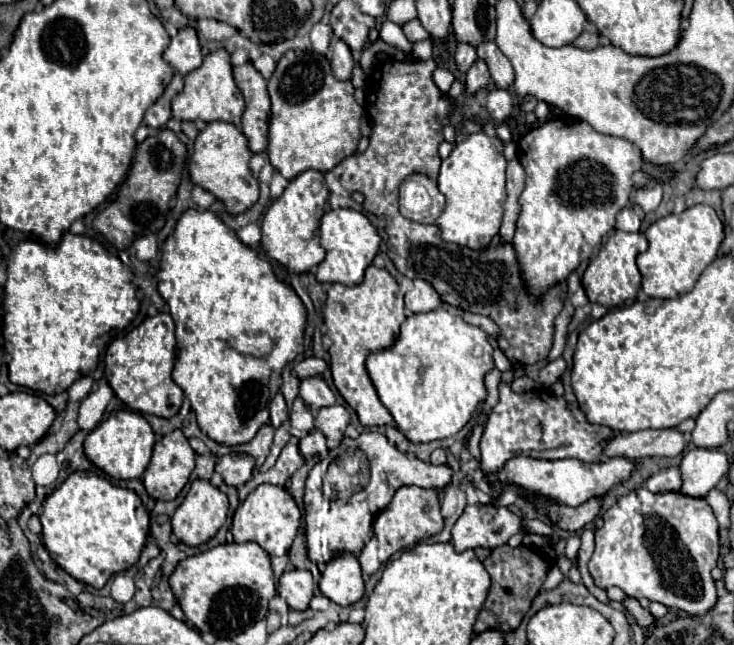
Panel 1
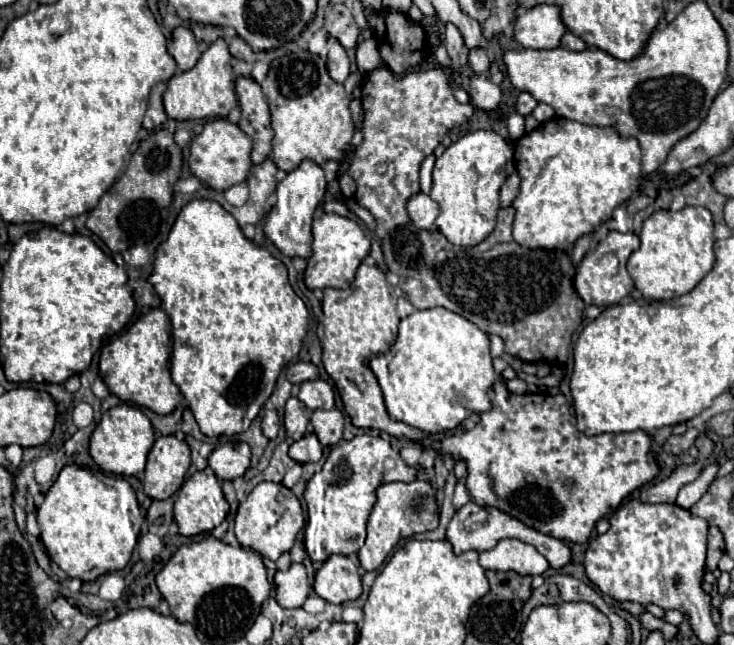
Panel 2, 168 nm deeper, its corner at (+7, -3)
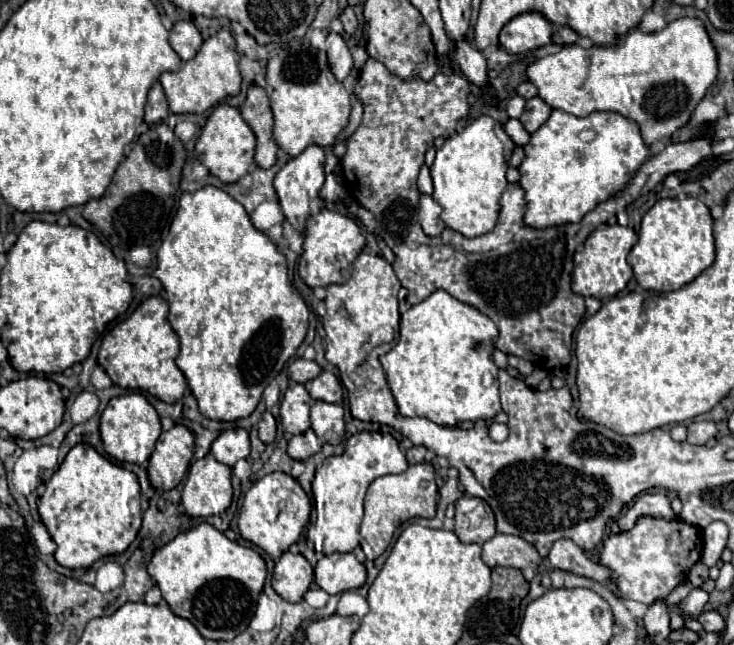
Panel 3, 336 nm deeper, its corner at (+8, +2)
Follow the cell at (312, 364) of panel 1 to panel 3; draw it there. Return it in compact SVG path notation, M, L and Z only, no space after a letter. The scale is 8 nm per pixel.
M295 359L289 365L289 379L297 381L297 383L307 383L315 377L321 375L321 367L315 361L307 361L307 359Z

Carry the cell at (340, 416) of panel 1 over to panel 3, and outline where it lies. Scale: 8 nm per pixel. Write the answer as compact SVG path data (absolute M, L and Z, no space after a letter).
M315 401L311 407L311 429L323 443L339 445L345 437L343 407L335 403Z

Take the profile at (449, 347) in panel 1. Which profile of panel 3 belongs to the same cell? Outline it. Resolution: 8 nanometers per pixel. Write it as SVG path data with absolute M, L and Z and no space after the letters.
M439 289L401 315L399 343L381 357L389 389L405 417L425 417L455 427L463 421L491 421L499 411L493 351L499 331L479 309Z

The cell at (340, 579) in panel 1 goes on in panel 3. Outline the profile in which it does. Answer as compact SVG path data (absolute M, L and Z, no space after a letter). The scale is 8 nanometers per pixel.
M333 553L319 559L315 567L315 583L329 595L359 589L367 579L367 569L353 553Z

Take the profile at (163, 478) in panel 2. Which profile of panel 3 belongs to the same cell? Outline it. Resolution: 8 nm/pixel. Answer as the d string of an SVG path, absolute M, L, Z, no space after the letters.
M185 425L163 431L147 463L149 481L155 489L173 489L189 469L195 449L195 437Z

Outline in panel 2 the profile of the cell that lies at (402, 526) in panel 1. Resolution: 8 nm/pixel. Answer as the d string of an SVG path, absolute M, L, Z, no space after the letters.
M414 480L410 484L404 484L404 482L382 484L378 488L376 496L378 496L378 500L368 518L368 536L366 536L364 546L358 550L360 566L366 572L378 570L382 566L382 562L386 560L386 556L392 552L392 548L402 538L410 538L414 534L422 534L422 532L434 530L438 526L436 492L424 480Z

